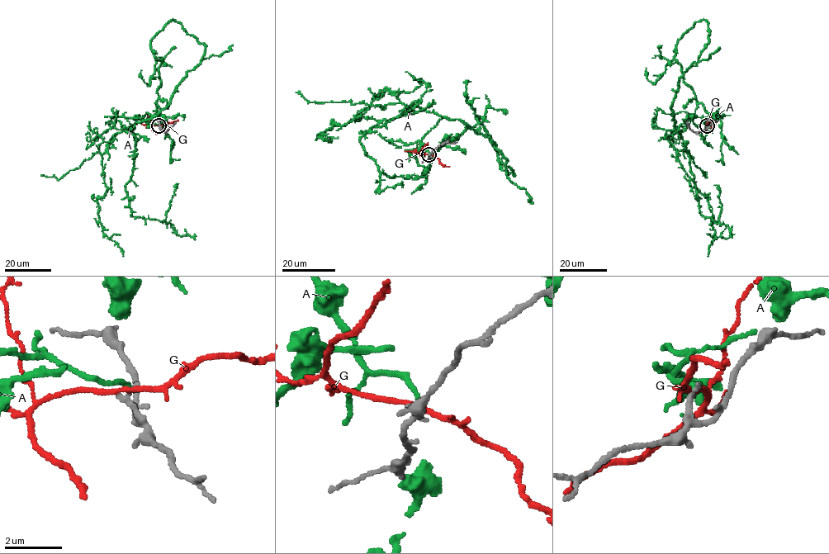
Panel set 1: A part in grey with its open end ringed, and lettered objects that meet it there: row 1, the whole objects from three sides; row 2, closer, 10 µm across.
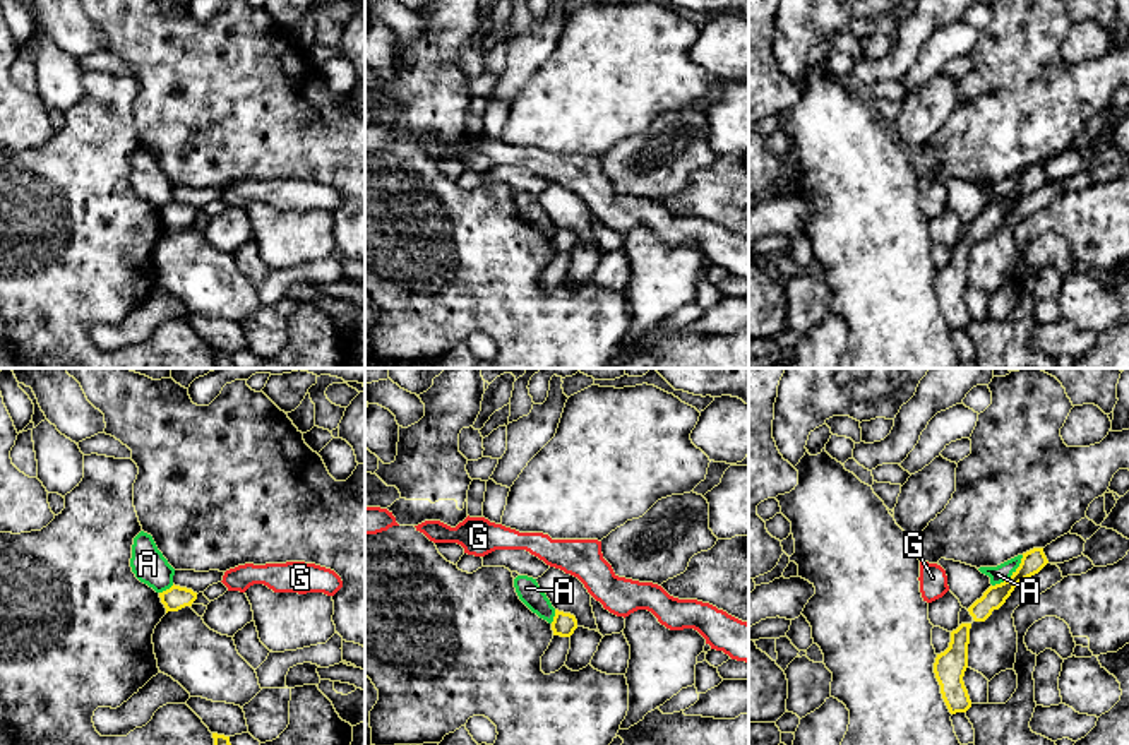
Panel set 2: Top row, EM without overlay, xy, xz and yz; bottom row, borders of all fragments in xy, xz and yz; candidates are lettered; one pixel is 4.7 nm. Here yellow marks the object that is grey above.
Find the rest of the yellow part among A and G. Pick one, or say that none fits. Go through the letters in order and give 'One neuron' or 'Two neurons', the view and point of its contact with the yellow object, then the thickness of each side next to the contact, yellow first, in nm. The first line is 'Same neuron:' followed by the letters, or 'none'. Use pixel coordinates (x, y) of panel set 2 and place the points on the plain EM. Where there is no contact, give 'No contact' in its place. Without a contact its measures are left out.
Same neuron: none
A: Two neurons. Touches yellow at yz (1013, 190). Thickness 110 nm (yellow) against 80 nm
G: Two neurons. No contact

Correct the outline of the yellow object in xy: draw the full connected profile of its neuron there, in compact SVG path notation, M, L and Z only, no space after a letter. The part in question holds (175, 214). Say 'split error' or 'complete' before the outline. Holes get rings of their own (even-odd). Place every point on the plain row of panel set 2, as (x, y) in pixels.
complete; M173 200L170 206L159 209L159 214L168 229L178 228L185 223L192 223L192 219L197 216L197 209Z

